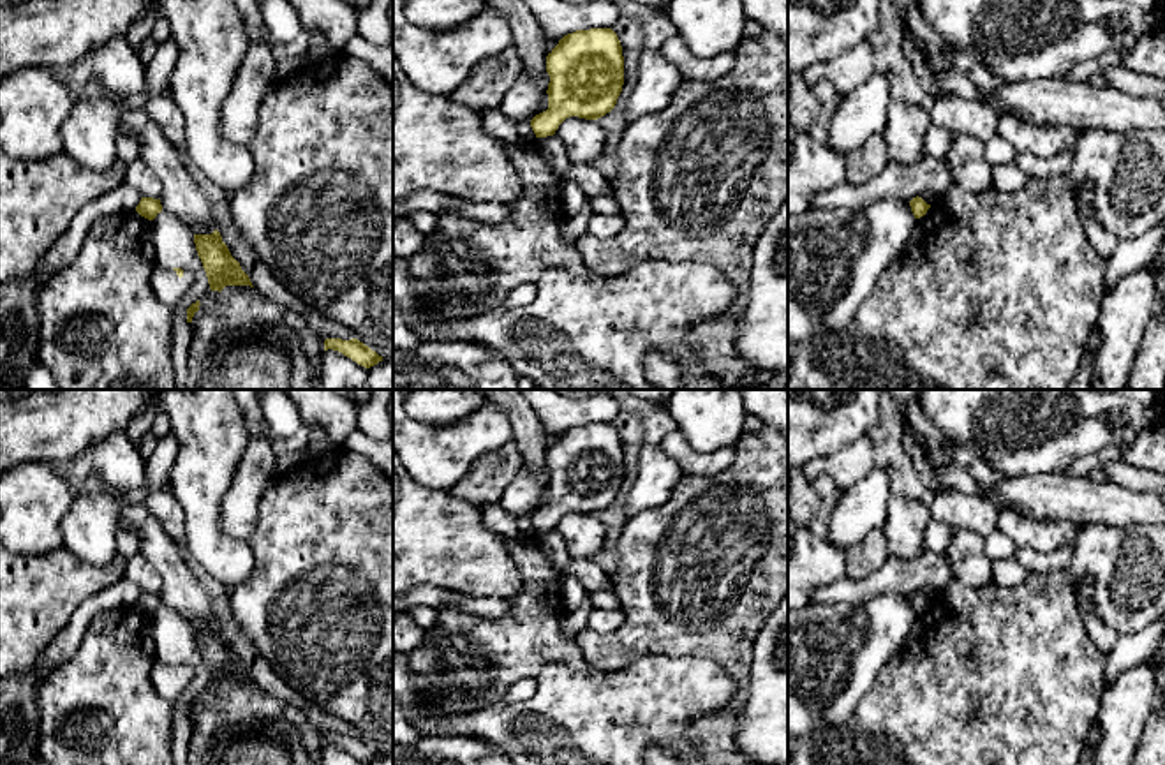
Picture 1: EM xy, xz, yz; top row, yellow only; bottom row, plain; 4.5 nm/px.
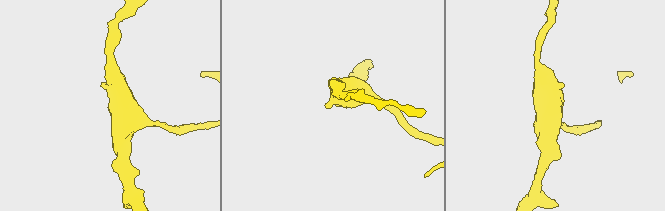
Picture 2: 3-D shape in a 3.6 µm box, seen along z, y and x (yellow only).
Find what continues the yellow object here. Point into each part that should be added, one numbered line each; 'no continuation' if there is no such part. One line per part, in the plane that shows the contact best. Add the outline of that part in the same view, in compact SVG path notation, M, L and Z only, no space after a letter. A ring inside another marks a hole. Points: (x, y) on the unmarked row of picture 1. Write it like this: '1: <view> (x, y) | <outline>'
no continuation

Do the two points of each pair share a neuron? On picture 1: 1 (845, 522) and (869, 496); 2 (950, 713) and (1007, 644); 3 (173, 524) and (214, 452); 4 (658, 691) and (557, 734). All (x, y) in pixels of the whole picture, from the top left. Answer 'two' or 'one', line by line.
1: one
2: one
3: two
4: one

